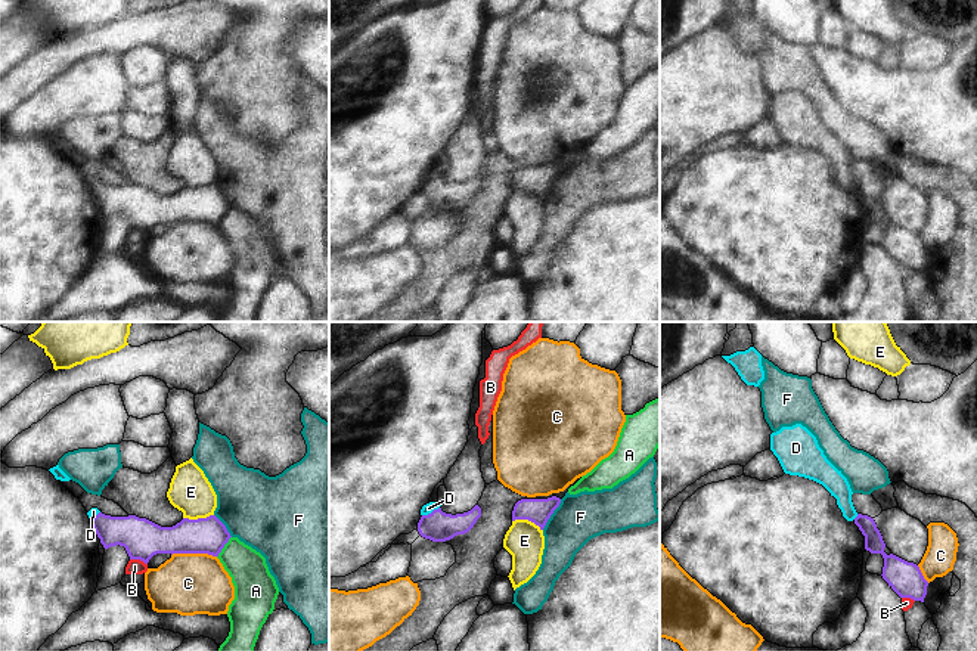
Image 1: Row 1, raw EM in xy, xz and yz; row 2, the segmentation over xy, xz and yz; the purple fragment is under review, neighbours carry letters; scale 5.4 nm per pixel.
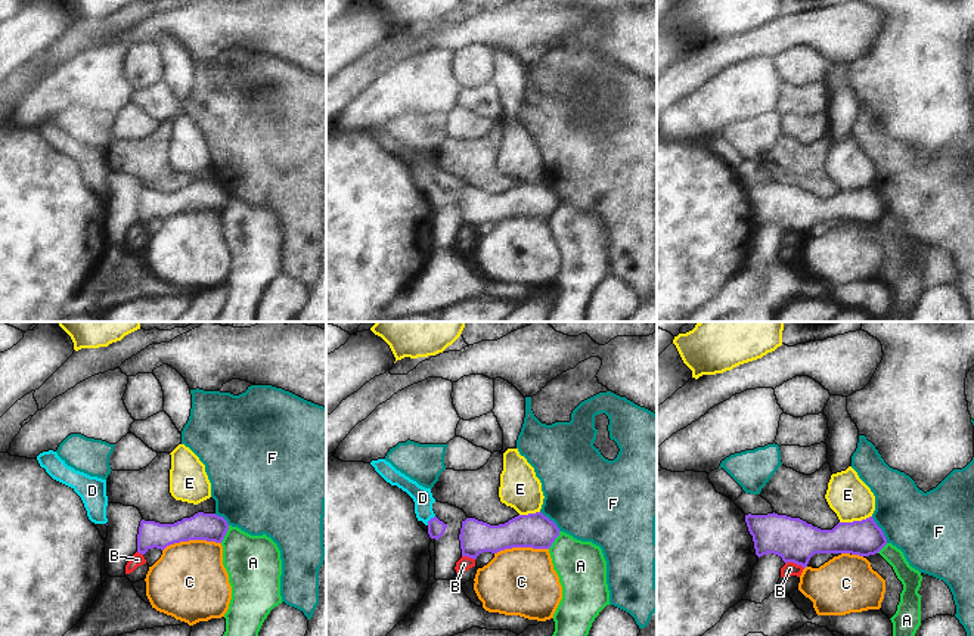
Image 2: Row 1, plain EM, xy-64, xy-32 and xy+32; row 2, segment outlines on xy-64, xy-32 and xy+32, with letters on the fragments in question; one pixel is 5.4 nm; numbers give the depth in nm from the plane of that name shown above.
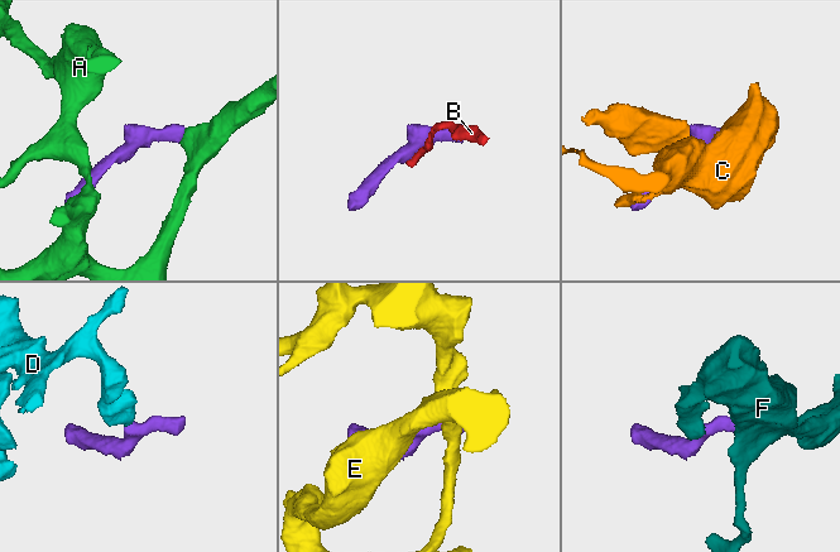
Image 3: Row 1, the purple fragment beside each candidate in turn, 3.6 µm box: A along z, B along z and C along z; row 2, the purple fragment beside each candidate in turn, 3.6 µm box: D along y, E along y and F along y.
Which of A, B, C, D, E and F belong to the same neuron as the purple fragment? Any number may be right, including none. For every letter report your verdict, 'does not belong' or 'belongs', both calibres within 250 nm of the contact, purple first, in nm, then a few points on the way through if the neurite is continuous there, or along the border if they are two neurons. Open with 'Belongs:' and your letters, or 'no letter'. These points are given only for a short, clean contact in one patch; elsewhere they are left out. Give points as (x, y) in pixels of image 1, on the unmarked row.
Belongs: D
A: does not belong; calibres 190 and 220 nm; border xy (230, 205), (217, 226)
B: does not belong; calibres 220 and 80 nm
C: does not belong; calibres 190 and 340 nm
D: belongs; calibres 160 and 60 nm; way xz (437, 195), (431, 182), (428, 177)
E: does not belong; calibres 140 and 220 nm; border xz (512, 189), (530, 189), (542, 200)
F: does not belong; calibres 140 and 260 nm; border xz (561, 169), (542, 198)

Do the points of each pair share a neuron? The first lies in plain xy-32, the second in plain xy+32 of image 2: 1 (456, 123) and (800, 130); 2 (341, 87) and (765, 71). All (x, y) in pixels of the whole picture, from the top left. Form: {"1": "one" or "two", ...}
{"1": "one", "2": "two"}

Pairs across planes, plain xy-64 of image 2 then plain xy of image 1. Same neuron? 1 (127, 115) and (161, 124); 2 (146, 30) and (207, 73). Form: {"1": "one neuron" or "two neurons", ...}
{"1": "one neuron", "2": "two neurons"}

